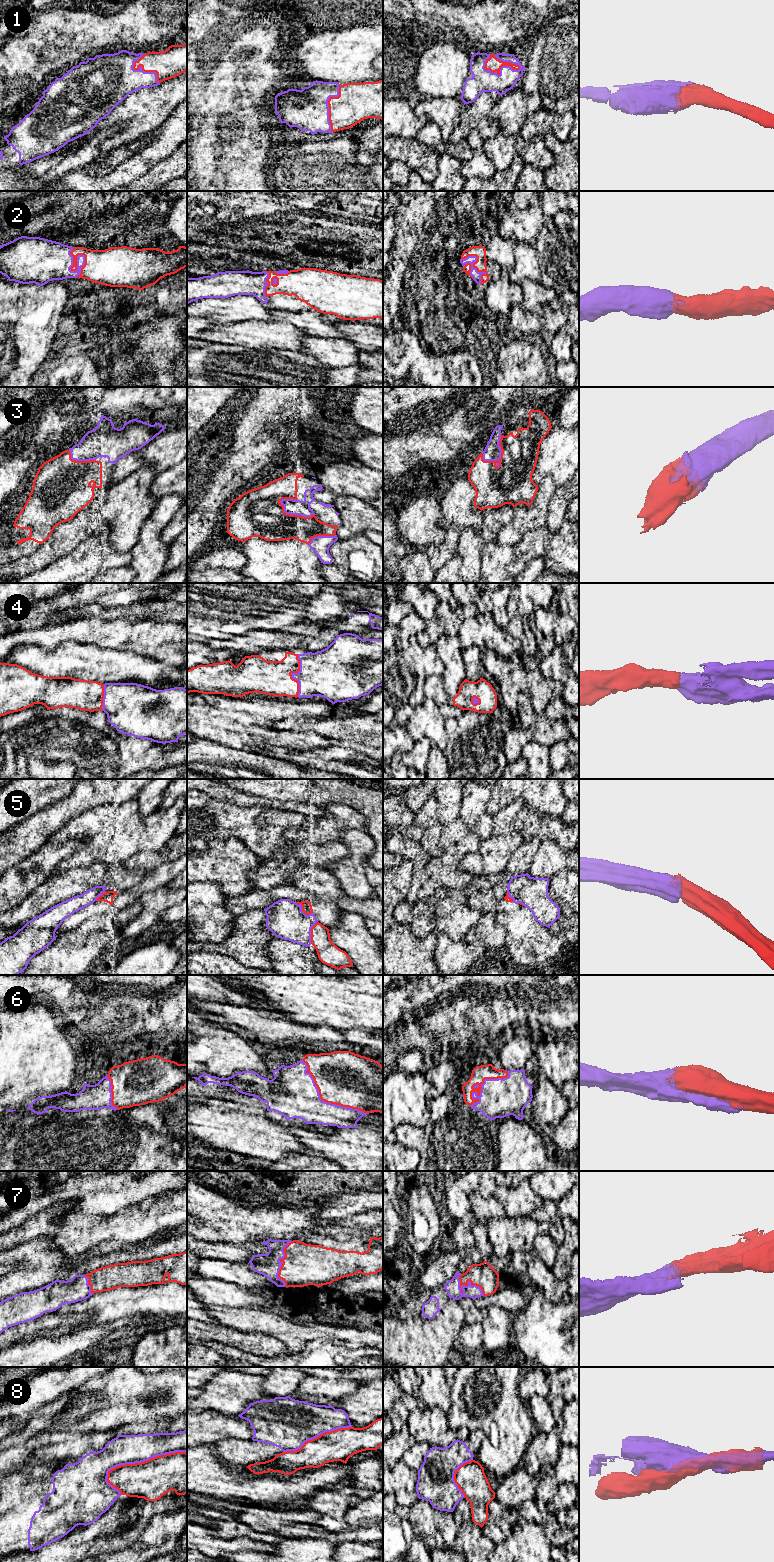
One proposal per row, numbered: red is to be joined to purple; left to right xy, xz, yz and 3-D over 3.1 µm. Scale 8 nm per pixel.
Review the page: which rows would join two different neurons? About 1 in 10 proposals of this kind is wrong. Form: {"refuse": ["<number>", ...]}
{"refuse": ["8"]}

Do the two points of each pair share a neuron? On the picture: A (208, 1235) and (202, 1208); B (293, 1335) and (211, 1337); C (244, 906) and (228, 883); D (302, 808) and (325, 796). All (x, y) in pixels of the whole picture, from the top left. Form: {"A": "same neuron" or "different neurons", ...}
{"A": "different neurons", "B": "different neurons", "C": "different neurons", "D": "different neurons"}

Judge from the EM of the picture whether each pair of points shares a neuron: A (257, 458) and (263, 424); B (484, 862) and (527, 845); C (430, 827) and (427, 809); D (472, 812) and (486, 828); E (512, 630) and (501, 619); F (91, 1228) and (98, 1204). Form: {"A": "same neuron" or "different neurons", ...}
{"A": "same neuron", "B": "different neurons", "C": "same neuron", "D": "same neuron", "E": "different neurons", "F": "different neurons"}

